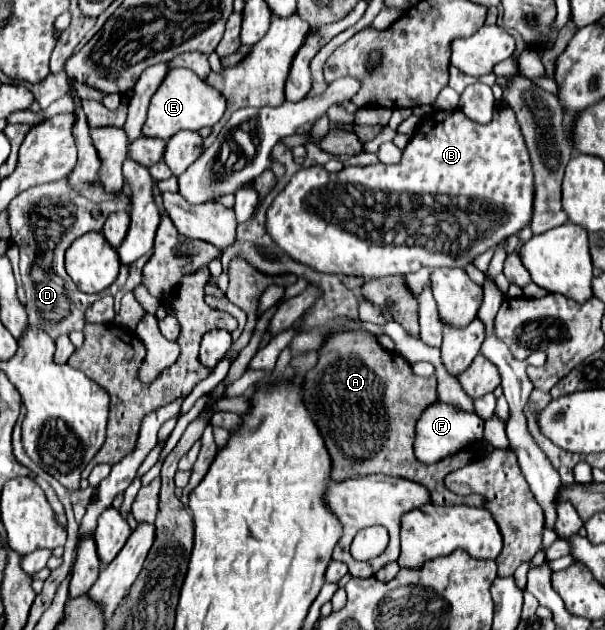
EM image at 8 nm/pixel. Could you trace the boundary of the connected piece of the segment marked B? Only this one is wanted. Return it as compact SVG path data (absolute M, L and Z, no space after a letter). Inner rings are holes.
M497 103L497 113L493 117L493 121L489 125L481 125L475 121L469 121L459 109L451 109L451 111L435 111L427 117L421 119L413 139L407 143L407 147L403 149L403 159L397 165L367 165L367 167L345 167L339 173L329 173L325 171L323 165L313 165L313 167L301 167L291 181L287 183L287 187L273 199L271 207L267 209L267 233L271 235L271 239L277 243L277 247L281 251L285 251L291 259L313 267L315 271L321 273L337 273L337 275L359 275L363 279L369 277L385 277L385 275L407 275L407 273L415 273L421 267L465 267L467 263L471 263L479 253L483 253L485 249L497 245L501 239L515 235L517 231L521 231L529 221L531 221L531 211L533 211L533 171L531 171L531 161L529 161L529 153L521 135L521 129L517 125L515 113L509 105L505 103ZM383 195L389 195L391 201L399 201L391 195L409 195L405 211L409 219L397 219L393 223L383 223Z

